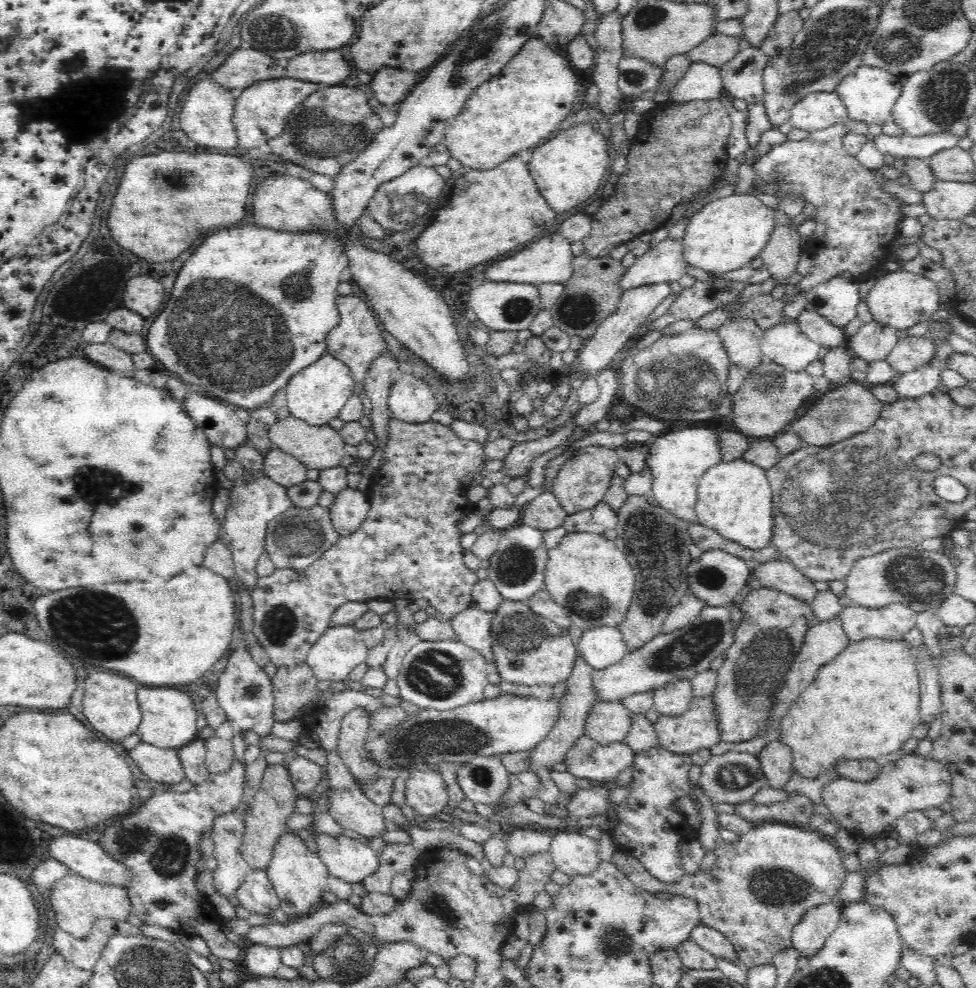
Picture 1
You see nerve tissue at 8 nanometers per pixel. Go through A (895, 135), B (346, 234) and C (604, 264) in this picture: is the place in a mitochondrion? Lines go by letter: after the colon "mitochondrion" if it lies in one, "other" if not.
A: other
B: other
C: other

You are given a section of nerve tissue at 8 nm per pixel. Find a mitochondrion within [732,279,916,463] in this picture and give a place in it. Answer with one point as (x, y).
(829, 422)

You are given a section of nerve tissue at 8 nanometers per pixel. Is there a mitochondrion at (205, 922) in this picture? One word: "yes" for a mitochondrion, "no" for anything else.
no

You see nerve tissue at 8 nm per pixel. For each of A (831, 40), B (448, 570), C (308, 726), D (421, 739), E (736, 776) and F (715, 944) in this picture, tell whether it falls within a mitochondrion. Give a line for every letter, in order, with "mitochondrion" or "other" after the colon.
A: mitochondrion
B: other
C: other
D: mitochondrion
E: mitochondrion
F: other

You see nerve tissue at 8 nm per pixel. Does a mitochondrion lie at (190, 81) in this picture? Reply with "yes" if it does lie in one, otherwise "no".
no

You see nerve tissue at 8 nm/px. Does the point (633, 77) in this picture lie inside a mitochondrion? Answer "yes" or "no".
yes

